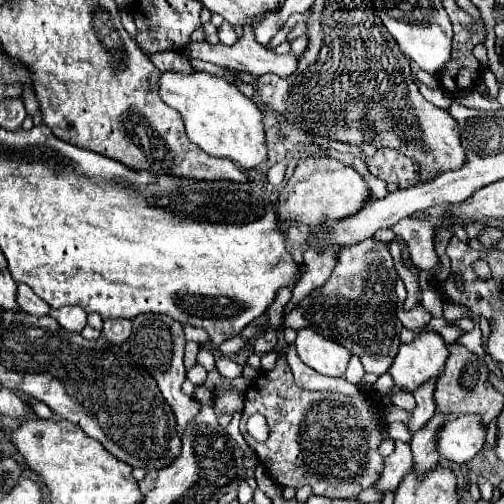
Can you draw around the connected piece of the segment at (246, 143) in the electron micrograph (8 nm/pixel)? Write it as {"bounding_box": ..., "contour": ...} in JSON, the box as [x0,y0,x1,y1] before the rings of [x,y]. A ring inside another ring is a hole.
{"bounding_box":[160,72,266,170],"contour":[[[164,72],[160,76],[160,98],[182,114],[188,138],[210,156],[230,158],[244,170],[252,170],[266,160],[266,132],[260,108],[224,78],[206,72]]]}

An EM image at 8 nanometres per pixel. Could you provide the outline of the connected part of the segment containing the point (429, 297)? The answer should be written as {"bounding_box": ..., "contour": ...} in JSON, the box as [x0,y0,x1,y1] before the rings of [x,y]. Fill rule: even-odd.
{"bounding_box":[422,290,442,318],"contour":[[[424,290],[422,292],[422,306],[432,312],[436,318],[442,318],[442,296],[436,290]]]}

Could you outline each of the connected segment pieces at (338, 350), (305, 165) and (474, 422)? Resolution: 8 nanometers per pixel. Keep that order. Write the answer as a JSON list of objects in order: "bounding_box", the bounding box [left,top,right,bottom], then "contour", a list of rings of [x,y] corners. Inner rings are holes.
[{"bounding_box":[294,328,352,376],"contour":[[[310,328],[298,330],[294,346],[300,360],[324,376],[342,376],[352,356],[348,348],[316,332],[310,332]]]},{"bounding_box":[276,158,370,232],"contour":[[[300,158],[298,166],[288,180],[286,188],[278,196],[276,214],[280,228],[286,232],[290,224],[306,224],[318,228],[324,222],[336,222],[358,212],[364,206],[364,200],[370,196],[366,180],[348,164],[336,158]]]},{"bounding_box":[438,416,486,464],"contour":[[[456,416],[446,420],[438,432],[438,452],[446,460],[464,464],[482,450],[484,440],[486,428],[482,426],[482,416]]]}]

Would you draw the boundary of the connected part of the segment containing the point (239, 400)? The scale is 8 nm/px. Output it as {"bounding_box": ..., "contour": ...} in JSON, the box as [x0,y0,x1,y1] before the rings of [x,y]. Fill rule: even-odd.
{"bounding_box":[214,390,244,416],"contour":[[[216,390],[214,392],[214,412],[216,416],[232,416],[244,408],[244,392],[240,390]]]}

